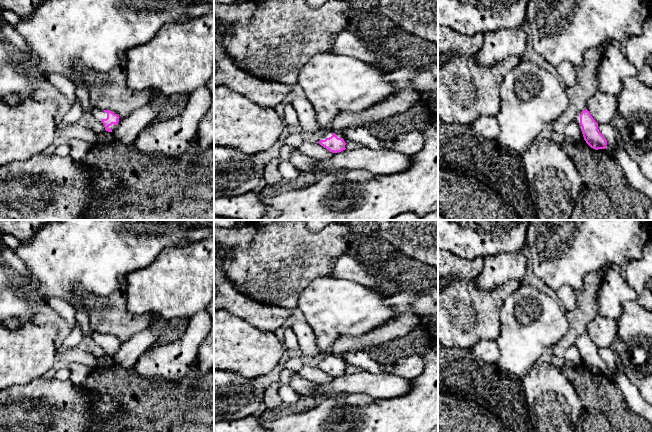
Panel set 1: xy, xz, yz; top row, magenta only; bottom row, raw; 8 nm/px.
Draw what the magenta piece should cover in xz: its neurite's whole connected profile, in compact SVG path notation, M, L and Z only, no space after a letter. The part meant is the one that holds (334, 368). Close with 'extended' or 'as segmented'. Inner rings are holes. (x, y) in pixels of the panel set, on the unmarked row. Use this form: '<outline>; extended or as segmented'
M318 277L306 287L299 297L298 308L316 336L322 357L318 366L321 370L332 377L346 373L344 359L332 355L328 350L342 336L360 336L392 319L399 310L386 306L386 298L384 293L370 287L332 277Z; extended

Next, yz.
M587 333L576 339L575 346L582 355L584 364L591 372L595 374L606 372L607 365L599 356L598 347Z; extended

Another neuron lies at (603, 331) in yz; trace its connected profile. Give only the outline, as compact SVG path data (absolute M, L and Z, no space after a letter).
M596 316L587 325L587 334L598 348L612 347L617 339L617 320Z

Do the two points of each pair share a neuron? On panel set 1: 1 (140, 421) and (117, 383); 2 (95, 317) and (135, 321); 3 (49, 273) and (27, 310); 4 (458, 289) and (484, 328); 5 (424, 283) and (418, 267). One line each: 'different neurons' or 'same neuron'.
1: same neuron
2: same neuron
3: different neurons
4: same neuron
5: same neuron

